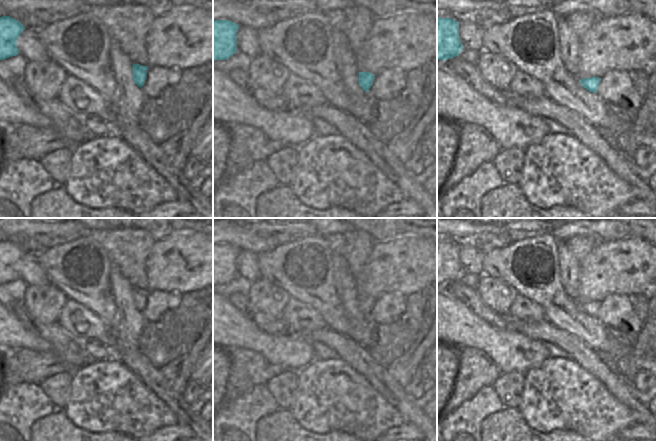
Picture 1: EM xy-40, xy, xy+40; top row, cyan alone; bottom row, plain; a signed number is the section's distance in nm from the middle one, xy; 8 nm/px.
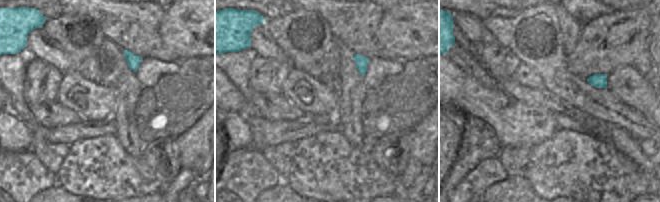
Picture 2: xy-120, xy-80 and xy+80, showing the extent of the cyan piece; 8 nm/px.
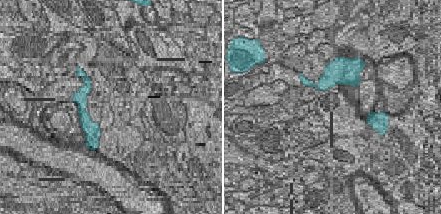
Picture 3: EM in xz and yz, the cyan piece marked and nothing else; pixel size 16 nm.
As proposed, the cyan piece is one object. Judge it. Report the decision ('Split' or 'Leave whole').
Split

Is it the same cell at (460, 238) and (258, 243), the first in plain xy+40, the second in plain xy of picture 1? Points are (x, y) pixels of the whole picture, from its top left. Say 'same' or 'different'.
same

